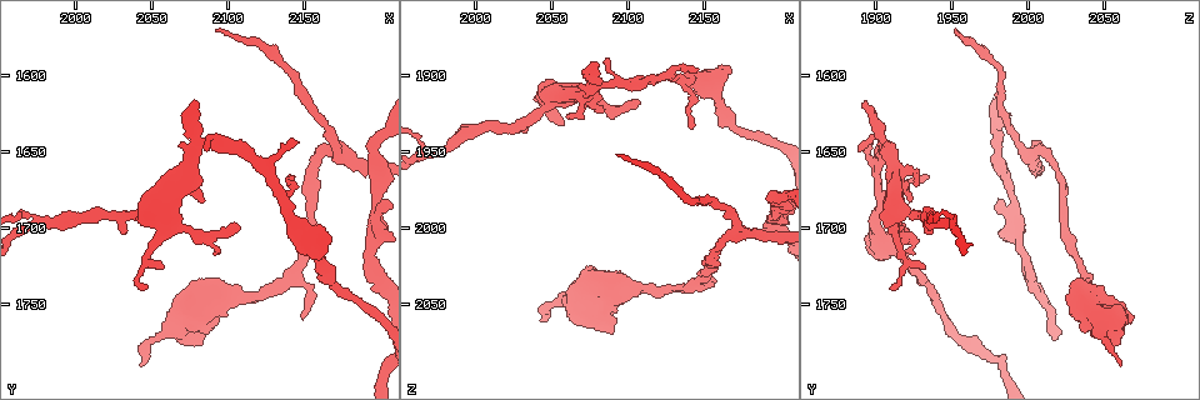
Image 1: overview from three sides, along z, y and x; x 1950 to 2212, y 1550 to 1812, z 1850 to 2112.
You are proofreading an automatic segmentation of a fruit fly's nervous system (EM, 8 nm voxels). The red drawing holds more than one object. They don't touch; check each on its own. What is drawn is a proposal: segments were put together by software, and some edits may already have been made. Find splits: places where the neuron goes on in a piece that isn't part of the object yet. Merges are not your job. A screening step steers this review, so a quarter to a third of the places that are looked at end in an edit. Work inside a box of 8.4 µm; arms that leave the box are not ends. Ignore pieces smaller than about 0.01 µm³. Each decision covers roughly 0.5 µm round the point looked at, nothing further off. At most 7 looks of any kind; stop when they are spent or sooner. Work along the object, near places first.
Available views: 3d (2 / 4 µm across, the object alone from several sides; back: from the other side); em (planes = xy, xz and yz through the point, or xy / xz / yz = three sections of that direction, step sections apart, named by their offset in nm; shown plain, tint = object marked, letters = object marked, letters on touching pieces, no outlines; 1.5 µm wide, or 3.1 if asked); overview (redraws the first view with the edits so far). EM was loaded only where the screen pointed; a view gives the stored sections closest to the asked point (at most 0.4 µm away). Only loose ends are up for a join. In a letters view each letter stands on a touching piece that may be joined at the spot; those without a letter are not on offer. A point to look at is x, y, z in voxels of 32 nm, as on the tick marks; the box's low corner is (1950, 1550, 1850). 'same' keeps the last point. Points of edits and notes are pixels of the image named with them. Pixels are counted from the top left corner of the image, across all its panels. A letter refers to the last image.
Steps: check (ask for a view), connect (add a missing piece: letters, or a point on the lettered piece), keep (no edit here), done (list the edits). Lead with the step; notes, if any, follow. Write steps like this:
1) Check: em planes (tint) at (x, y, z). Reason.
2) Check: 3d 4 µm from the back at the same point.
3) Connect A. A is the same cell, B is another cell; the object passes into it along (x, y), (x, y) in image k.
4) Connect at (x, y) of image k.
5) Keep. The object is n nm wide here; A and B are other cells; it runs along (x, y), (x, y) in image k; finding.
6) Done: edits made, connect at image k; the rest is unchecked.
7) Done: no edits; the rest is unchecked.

Check: em planes (letters) at (2042, 1790, 2060). Tapers out.

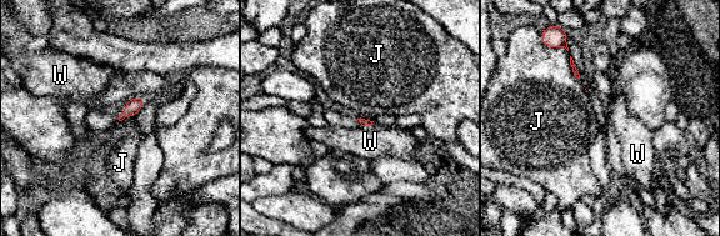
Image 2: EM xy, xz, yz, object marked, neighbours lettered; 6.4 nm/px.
Keep. The longest contact is with J, 90 nm; J and W are other cells; a border runs along (134, 116), (126, 116), (121, 121) in image 2; none of them fits.

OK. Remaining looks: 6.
Check: em planes (letters) at (2140, 1666, 1934). Thin end.

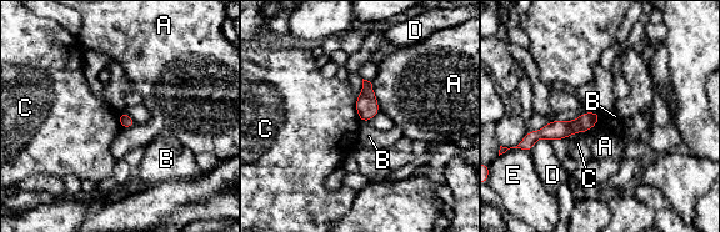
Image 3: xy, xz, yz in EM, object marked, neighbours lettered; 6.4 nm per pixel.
Keep. A, B, C, D and E are other cells; it runs along (595, 116), (580, 125), (528, 139) in image 3; no lettered piece goes on from it.

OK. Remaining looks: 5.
Check: em xz step 8 (letters) at (2094, 1570, 1952). Tapers out.

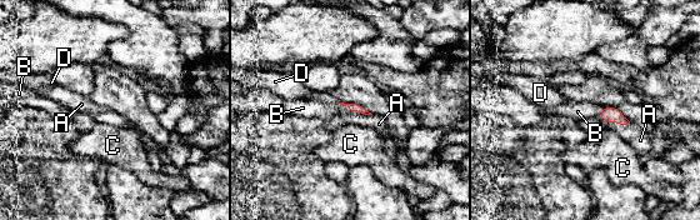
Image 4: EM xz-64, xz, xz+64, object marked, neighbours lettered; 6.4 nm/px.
Check: em planes (letters) at the same point. Another direction.

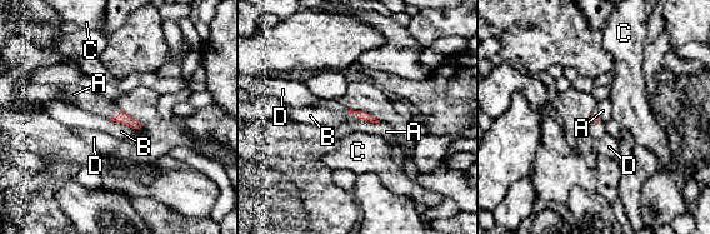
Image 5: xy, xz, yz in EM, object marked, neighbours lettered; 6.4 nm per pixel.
Connect A. A is the same cell, B, C and D are other cells; the object passes into it along (360, 114), (363, 118), (386, 132) in image 5; it goes on there.

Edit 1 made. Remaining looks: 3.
Done: edits made, connect at image 5; the rest is unchecked.

